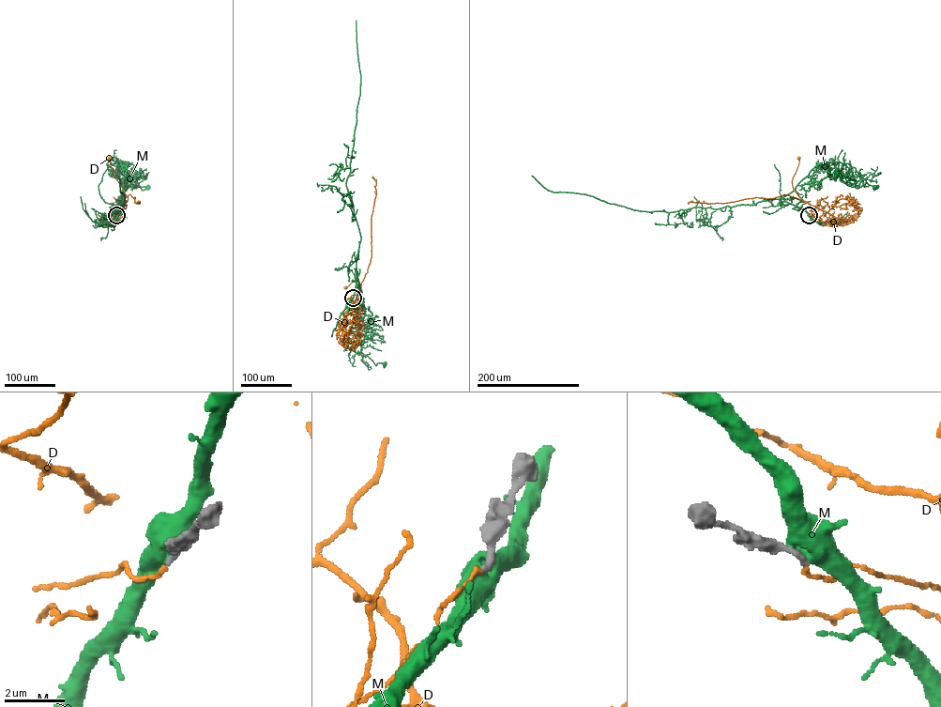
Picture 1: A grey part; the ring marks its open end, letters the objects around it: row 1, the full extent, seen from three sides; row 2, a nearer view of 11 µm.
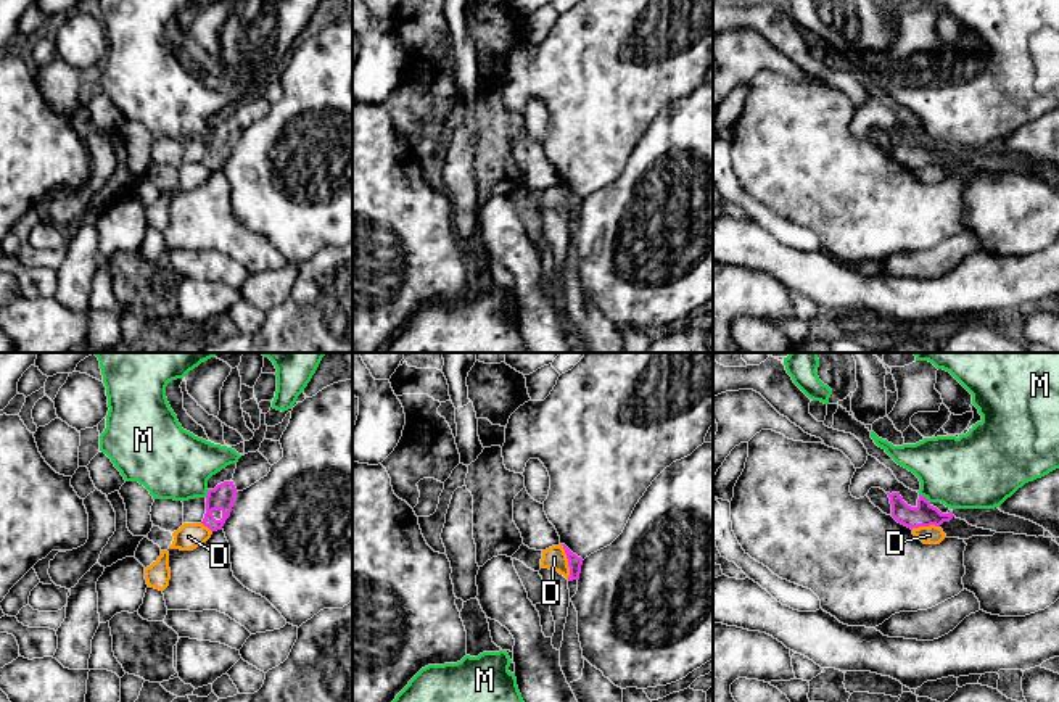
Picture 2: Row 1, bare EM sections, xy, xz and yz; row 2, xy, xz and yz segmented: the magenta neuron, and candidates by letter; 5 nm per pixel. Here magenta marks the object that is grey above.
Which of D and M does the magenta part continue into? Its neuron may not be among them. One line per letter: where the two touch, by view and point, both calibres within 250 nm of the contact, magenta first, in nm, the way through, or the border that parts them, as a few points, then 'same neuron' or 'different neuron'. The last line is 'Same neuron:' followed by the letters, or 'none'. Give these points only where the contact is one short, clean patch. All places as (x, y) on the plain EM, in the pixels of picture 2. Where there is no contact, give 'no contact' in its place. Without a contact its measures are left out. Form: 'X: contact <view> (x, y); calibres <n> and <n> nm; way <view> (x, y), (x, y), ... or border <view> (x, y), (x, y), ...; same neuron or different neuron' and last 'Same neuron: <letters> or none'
D: contact xz (568, 202); calibres 70 and 120 nm; border xz (560, 184), (567, 198), (568, 218); different neuron
M: contact yz (924, 137); calibres 110 and 360 nm; border yz (919, 132), (929, 142); different neuron
Same neuron: none

